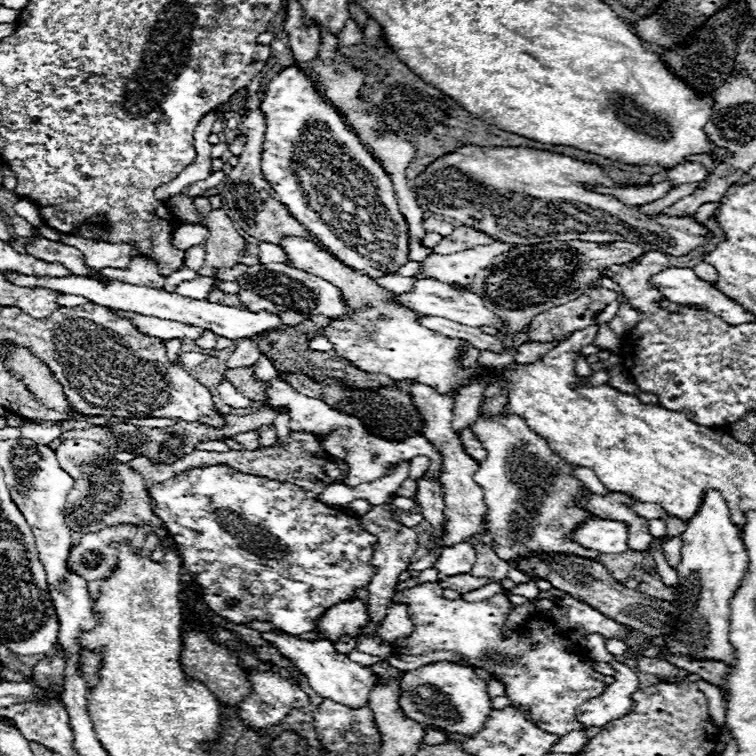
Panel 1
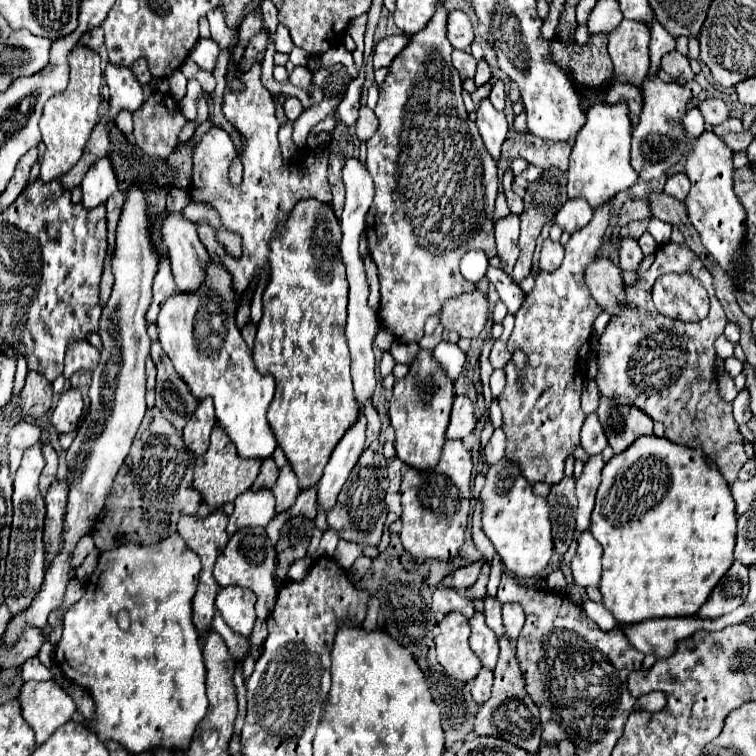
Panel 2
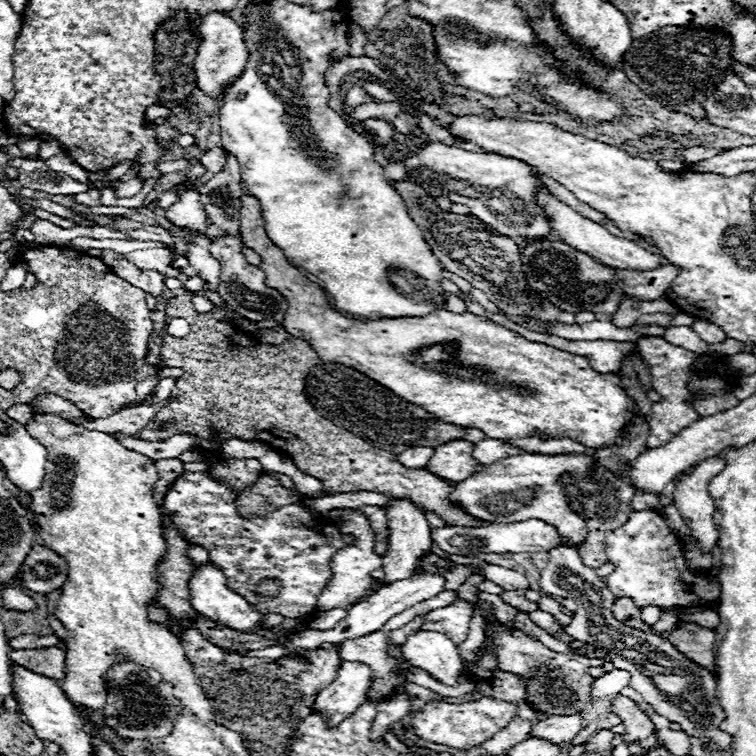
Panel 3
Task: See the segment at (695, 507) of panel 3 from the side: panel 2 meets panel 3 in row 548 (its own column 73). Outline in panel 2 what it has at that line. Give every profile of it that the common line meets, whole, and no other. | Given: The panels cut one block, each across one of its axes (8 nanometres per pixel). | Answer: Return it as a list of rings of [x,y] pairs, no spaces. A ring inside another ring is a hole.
[[[52,680],[50,682],[24,682],[22,688],[20,688],[20,694],[18,694],[18,702],[22,706],[24,720],[30,724],[30,728],[36,734],[38,746],[44,744],[48,740],[48,736],[54,734],[56,728],[66,724],[72,718],[74,710],[76,710],[74,700]]]

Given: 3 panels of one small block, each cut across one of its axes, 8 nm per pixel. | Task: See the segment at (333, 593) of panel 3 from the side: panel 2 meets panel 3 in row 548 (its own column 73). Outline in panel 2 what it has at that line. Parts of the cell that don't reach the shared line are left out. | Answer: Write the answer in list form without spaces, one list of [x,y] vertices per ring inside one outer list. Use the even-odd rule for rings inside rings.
[[[76,340],[68,346],[68,354],[64,360],[62,376],[70,380],[70,376],[78,370],[94,370],[98,364],[98,350],[88,340]]]

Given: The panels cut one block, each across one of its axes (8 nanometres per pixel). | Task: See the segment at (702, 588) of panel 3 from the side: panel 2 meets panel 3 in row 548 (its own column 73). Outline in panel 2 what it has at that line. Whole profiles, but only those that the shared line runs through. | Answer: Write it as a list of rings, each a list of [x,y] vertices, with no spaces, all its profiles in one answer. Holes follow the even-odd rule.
[[[178,534],[154,546],[124,544],[100,554],[84,596],[66,612],[64,634],[56,646],[56,664],[68,680],[92,696],[96,712],[92,722],[86,720],[86,726],[94,728],[102,742],[116,740],[132,754],[152,752],[154,748],[188,750],[194,730],[208,710],[202,646],[192,624],[192,596],[196,594],[198,574],[200,558]],[[120,610],[130,614],[130,628],[126,632],[116,622]]]

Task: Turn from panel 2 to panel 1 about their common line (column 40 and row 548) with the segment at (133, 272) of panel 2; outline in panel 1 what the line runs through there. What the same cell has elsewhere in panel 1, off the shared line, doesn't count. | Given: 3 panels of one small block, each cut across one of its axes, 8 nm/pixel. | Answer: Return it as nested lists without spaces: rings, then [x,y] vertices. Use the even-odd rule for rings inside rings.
[[[588,520],[580,524],[572,532],[572,540],[588,550],[596,550],[600,554],[616,554],[624,552],[624,544],[628,538],[628,530],[622,522],[616,520]]]

